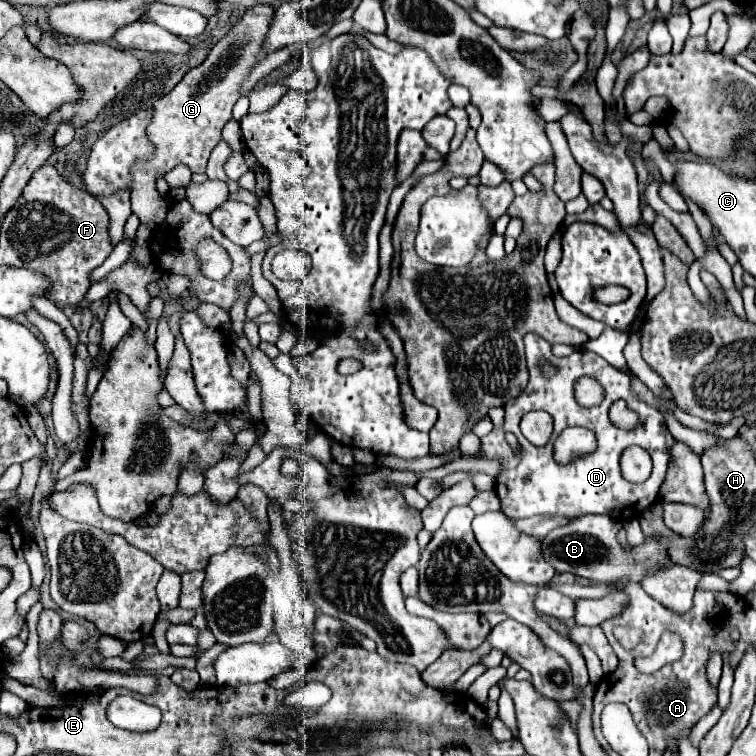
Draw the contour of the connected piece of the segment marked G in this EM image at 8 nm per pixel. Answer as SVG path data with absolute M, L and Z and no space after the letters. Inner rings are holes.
M256 4L228 30L220 42L214 44L206 60L188 70L188 74L174 86L172 92L154 102L154 118L146 128L150 142L156 146L156 156L146 164L136 164L132 170L132 212L140 222L156 228L162 224L170 209L170 202L156 192L156 176L170 172L178 164L186 164L192 174L204 172L214 146L222 140L222 128L232 118L232 106L240 98L242 84L248 80L250 70L260 62L264 40L272 24L274 6Z

